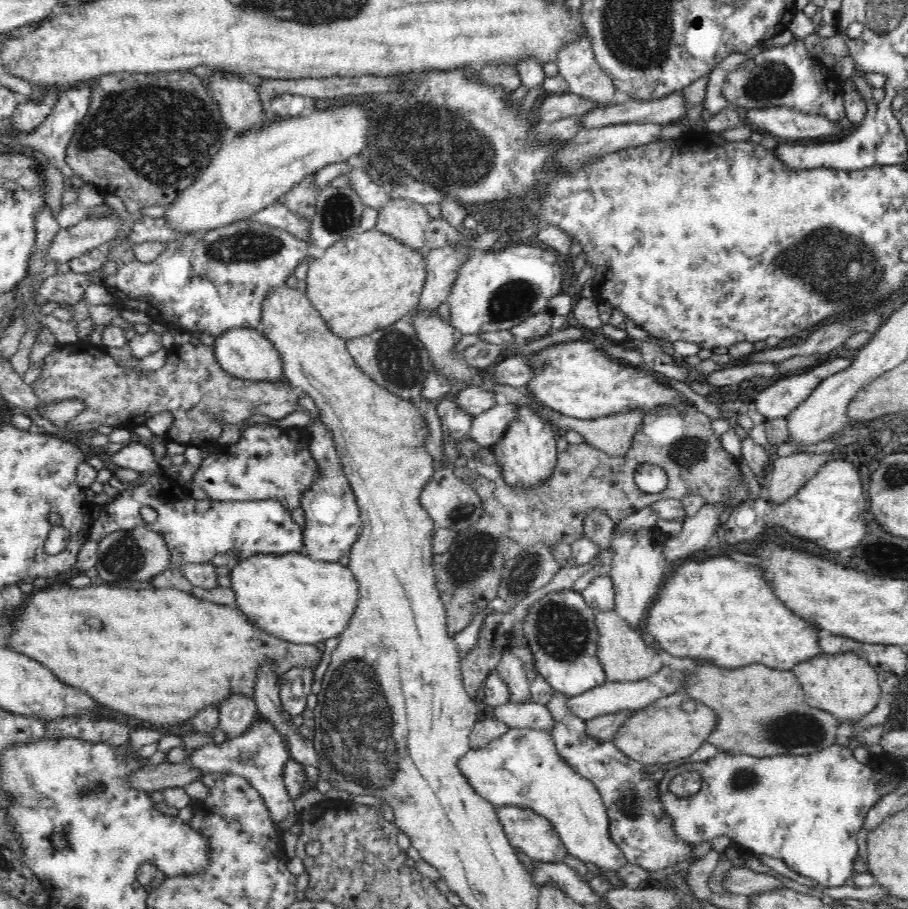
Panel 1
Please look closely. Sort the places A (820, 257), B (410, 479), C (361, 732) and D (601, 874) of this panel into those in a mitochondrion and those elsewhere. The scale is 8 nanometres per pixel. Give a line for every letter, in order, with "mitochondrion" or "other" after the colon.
A: mitochondrion
B: other
C: mitochondrion
D: other

